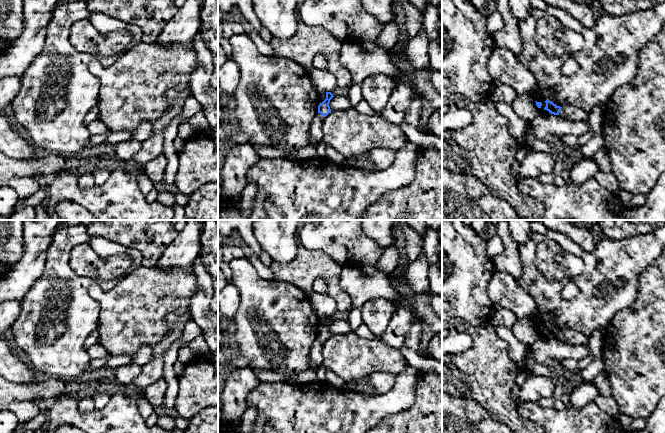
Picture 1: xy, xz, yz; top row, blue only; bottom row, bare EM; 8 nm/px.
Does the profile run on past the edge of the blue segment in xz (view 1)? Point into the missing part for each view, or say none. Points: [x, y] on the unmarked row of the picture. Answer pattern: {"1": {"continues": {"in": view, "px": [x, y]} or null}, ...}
{"1": {"continues": {"in": "xz", "px": [315, 355]}}}

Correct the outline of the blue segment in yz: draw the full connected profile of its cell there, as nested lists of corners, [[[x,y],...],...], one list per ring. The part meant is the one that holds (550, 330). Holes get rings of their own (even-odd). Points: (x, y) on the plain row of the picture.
[[[546,324],[545,327],[546,331],[544,334],[547,334],[551,338],[559,339],[560,341],[574,346],[584,346],[589,344],[589,337],[582,333],[569,330],[560,331],[549,324]]]

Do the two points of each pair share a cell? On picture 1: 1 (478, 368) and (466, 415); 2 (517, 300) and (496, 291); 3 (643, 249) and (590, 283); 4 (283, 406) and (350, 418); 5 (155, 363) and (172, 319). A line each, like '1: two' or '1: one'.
1: two
2: one
3: one
4: one
5: one

